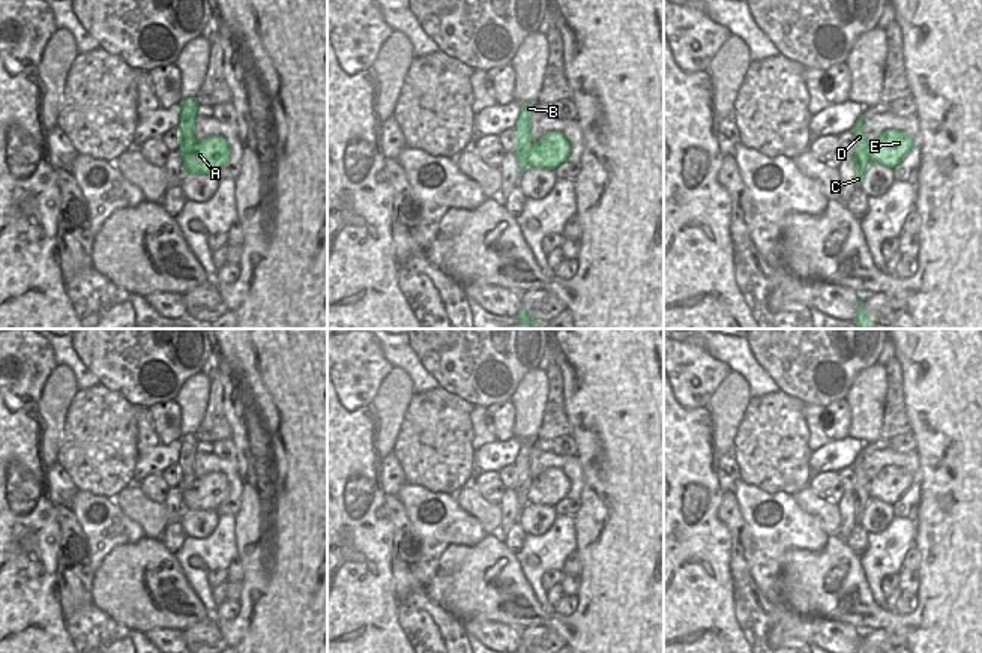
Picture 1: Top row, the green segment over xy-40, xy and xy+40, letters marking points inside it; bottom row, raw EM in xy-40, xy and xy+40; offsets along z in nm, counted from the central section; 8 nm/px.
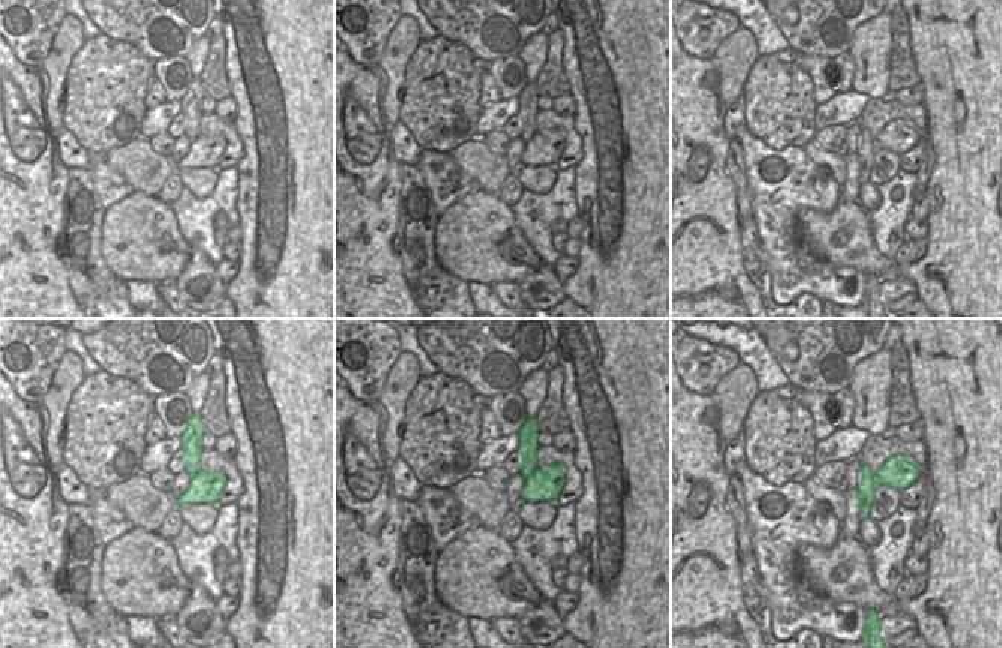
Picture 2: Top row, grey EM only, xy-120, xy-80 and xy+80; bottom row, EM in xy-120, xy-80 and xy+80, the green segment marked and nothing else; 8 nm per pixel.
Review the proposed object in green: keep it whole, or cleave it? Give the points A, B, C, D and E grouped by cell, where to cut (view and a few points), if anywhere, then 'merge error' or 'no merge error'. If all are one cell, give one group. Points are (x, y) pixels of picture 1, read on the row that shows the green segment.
A E / B C D | xy (532, 143), (527, 165) | merge error

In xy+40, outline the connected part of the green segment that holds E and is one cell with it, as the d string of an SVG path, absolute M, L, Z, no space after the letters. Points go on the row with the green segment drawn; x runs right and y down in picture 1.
M886 129L868 146L868 158L871 162L895 168L910 150L911 140L905 132Z

